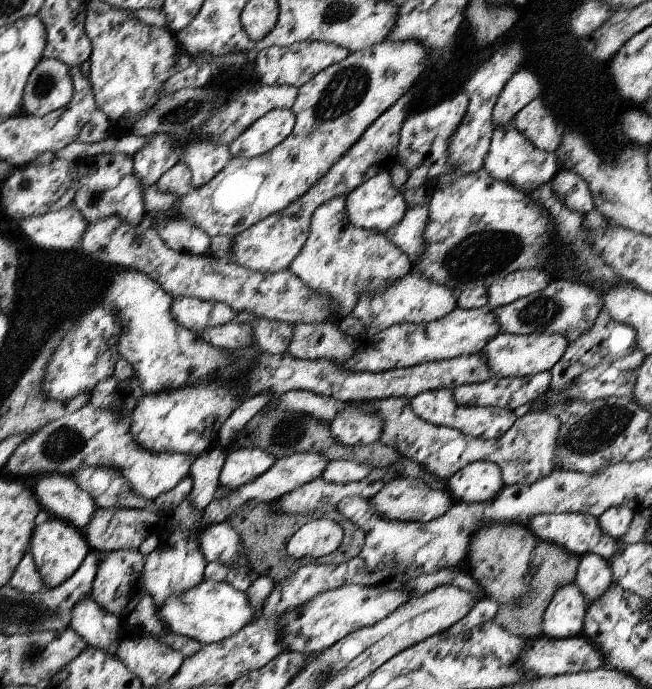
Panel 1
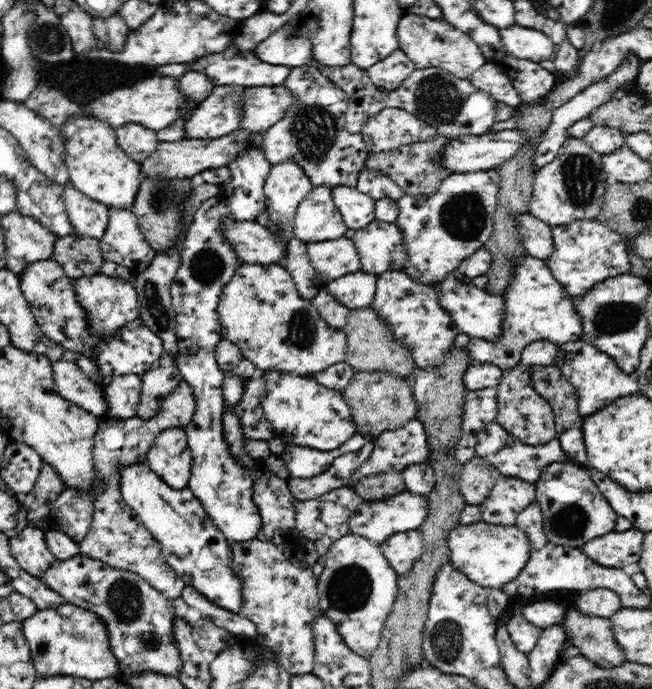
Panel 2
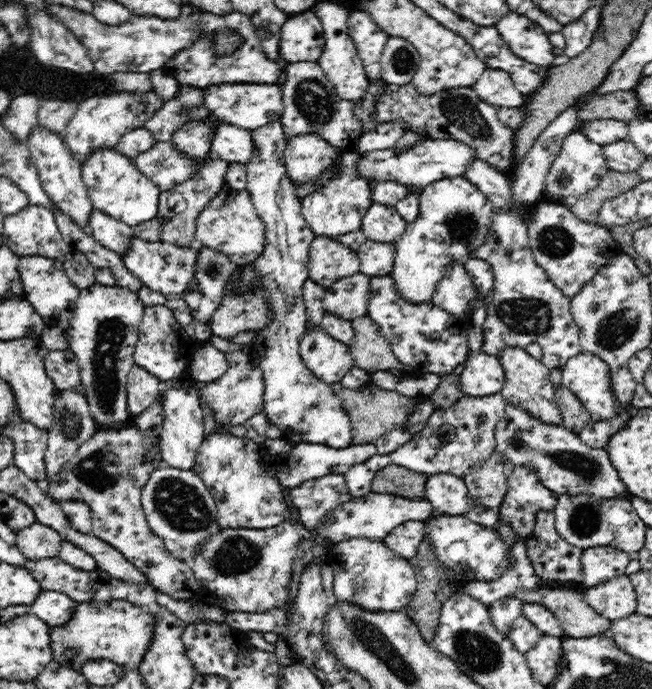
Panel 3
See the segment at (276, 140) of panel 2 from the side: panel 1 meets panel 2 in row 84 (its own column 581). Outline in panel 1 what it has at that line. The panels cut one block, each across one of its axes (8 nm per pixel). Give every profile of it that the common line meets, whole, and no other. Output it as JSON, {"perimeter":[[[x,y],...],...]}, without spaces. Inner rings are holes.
{"perimeter":[[[557,279],[551,280],[538,293],[524,296],[503,306],[494,307],[492,311],[496,316],[501,333],[514,335],[543,332],[559,333],[569,344],[592,328],[601,309],[602,300],[597,293],[594,293],[593,289],[583,284]]]}

